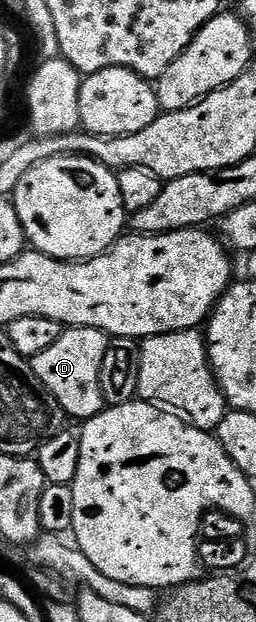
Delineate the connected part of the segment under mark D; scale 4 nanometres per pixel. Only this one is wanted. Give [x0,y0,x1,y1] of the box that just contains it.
[30,327,109,421]

